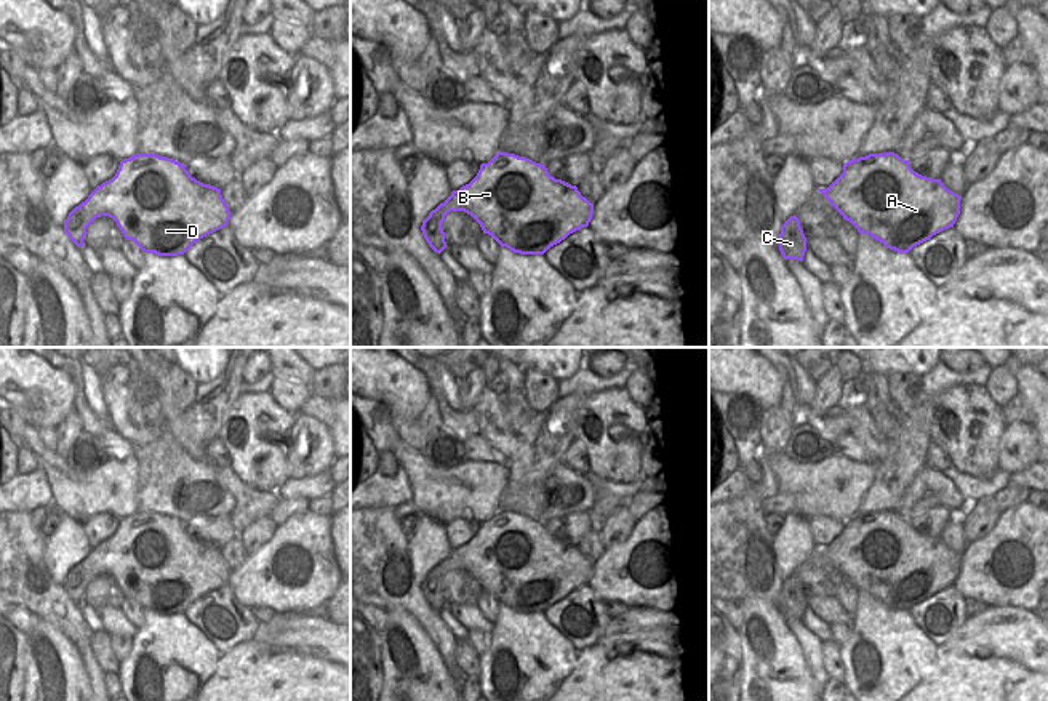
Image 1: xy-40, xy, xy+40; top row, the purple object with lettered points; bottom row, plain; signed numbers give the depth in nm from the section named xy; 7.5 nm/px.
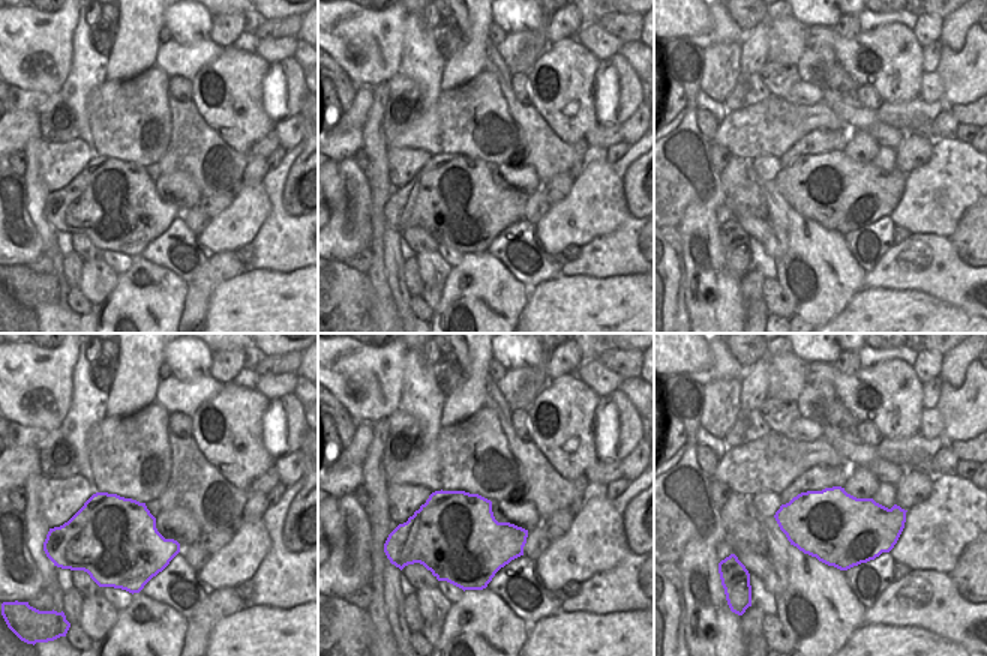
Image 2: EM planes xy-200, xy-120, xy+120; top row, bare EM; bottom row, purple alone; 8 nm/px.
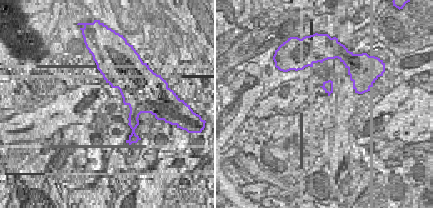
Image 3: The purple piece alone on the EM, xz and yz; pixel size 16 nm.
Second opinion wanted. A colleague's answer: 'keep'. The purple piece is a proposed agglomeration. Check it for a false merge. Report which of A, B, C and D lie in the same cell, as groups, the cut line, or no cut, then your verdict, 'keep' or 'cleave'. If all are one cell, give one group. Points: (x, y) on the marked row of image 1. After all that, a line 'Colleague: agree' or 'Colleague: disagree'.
groups A B C D; cut none; keep
Colleague: agree

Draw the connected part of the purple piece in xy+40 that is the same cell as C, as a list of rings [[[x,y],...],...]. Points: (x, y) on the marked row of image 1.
[[[795,214],[781,226],[779,251],[784,259],[803,261],[806,251],[806,237]]]

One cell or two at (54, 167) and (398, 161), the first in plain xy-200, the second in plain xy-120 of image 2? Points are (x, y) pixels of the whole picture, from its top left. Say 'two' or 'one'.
one

